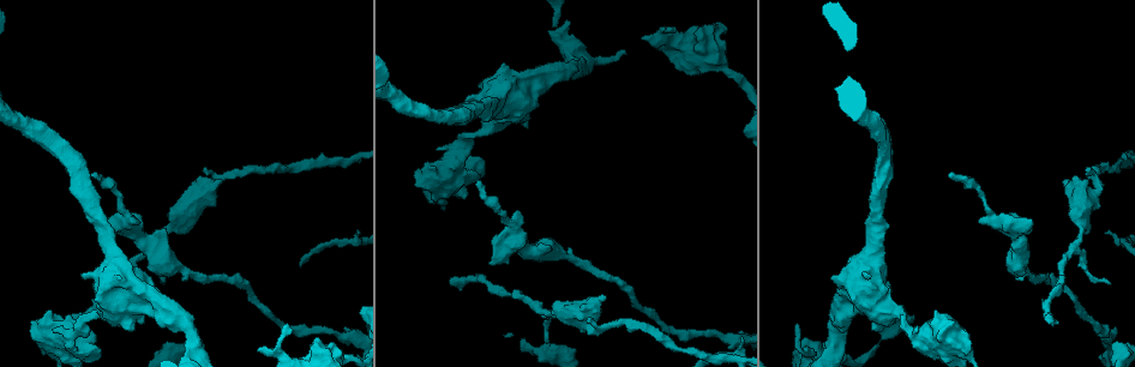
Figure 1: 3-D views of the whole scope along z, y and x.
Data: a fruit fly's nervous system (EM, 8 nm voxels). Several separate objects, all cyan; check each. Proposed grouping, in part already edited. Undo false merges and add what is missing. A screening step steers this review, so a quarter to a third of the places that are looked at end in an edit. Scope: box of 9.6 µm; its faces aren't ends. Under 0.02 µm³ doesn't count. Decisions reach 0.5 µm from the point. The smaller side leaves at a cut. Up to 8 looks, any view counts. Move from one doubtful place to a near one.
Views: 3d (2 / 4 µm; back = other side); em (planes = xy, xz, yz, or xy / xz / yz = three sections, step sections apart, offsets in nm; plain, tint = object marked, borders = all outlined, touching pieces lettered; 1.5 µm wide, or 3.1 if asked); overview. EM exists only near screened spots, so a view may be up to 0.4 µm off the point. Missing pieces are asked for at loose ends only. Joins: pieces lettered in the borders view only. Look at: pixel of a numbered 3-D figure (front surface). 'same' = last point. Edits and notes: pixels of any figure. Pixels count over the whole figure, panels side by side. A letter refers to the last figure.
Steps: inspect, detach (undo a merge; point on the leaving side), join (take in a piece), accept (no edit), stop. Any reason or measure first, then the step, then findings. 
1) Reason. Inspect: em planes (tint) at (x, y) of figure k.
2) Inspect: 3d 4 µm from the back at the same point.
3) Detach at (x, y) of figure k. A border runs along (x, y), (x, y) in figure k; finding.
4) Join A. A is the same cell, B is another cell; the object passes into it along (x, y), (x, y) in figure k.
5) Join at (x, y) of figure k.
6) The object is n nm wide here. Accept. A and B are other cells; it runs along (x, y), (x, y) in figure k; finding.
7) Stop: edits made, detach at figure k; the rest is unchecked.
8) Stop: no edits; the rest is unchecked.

Arms part here. Inspect: em xz step 4 (tint) at (592, 326) of figure 1.

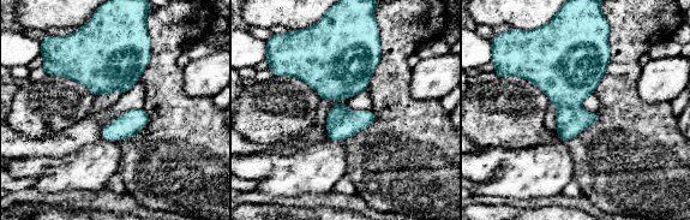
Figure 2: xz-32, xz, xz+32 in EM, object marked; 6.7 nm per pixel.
Inspect: em planes (borders) at the same point.

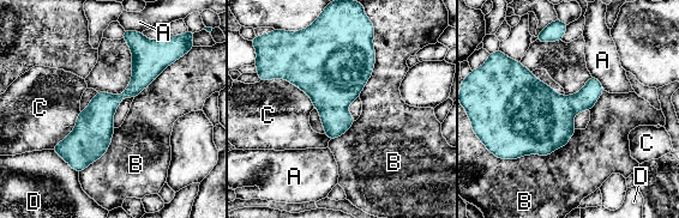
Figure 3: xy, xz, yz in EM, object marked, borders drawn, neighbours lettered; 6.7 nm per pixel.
Accept. A, B, C and D are other cells; a border runs along (576, 129), (547, 155), (498, 158) in figure 3; continuous, no second neuron.

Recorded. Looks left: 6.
Long arm stops here. Inspect: 3d 4 µm at (452, 280) of figure 1.

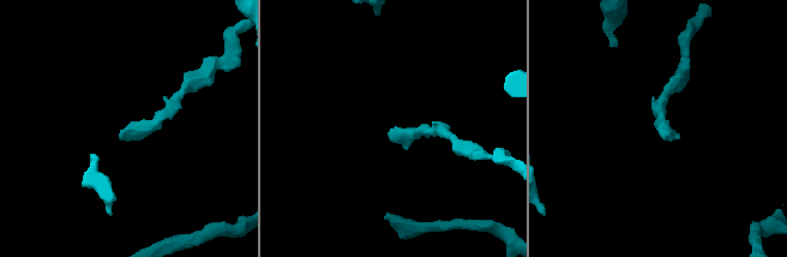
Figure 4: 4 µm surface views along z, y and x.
Need the tissue. Inspect: em planes (borders) at (120, 134) of figure 4.

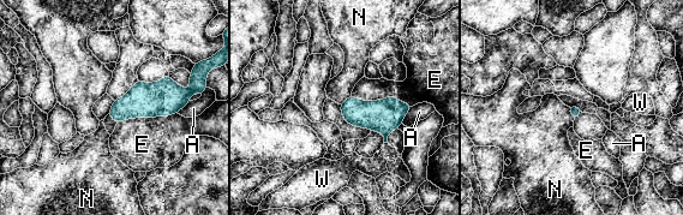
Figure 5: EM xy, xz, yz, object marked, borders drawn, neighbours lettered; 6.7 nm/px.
Accept. A, E, N and W are other cells; a border runs along (568, 107), (574, 119) in figure 5; none of them fits.

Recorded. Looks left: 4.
Sudden change in width. Inspect: em xz step 8 (tint) at (90, 315) of figure 1.

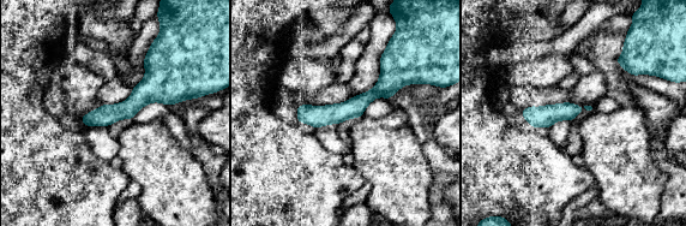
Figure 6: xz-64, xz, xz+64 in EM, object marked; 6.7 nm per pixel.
Cut it another way. Inspect: em planes (borders) at the same point.

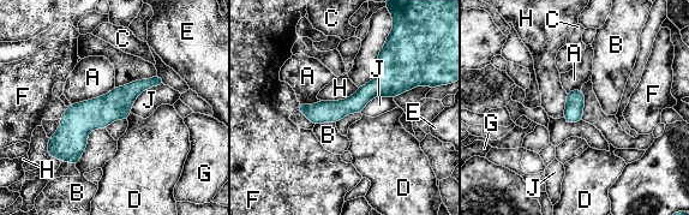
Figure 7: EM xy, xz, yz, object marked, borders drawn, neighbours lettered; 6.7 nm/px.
Accept. A, B, C, D, E, F, G, H and J are other cells; all the same neuron.

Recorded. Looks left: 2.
Stop: no edits; the rest is unchecked.

